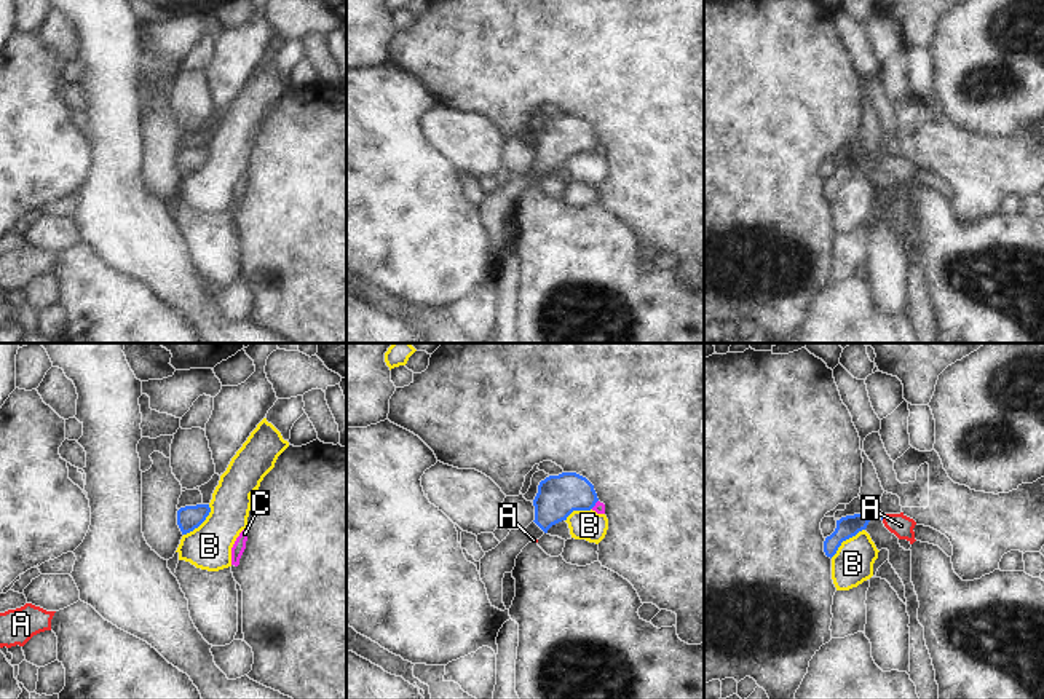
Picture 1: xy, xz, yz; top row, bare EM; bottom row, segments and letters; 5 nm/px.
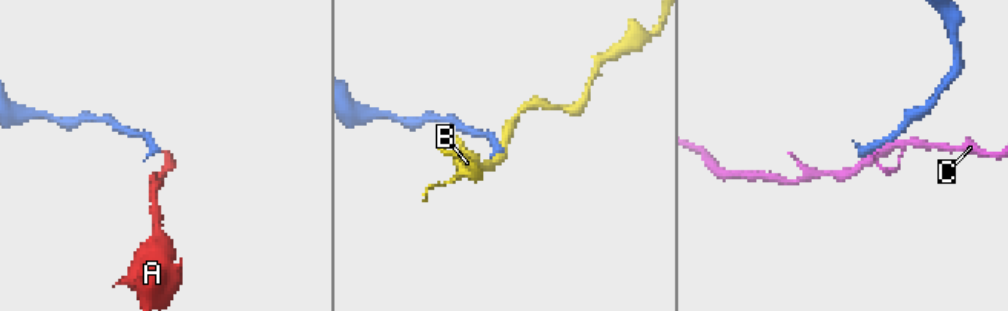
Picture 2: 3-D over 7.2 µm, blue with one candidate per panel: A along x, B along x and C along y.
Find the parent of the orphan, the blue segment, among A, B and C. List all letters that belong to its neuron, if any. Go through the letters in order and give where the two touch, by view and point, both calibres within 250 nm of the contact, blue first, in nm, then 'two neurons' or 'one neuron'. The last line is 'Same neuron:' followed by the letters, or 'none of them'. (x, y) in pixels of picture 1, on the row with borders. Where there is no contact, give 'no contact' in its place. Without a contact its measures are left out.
A: meets blue in yz at (883, 517); 20 nm thick on the blue side, 110 nm on the other; one neuron
B: meets blue in yz at (845, 540); 110 nm thick on the blue side, 200 nm on the other; two neurons
C: meets blue in xz at (594, 505); 220 nm thick on the blue side, 60 nm on the other; two neurons
Same neuron: A

